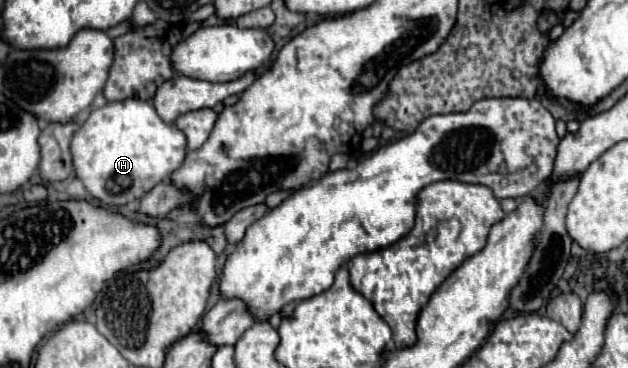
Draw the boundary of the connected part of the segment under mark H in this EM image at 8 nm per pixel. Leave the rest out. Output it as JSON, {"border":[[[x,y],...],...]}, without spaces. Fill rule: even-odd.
{"border":[[[122,100],[122,102],[108,102],[106,106],[94,110],[88,116],[88,120],[74,132],[70,150],[74,158],[76,176],[84,182],[86,190],[94,198],[98,198],[104,206],[124,206],[148,194],[150,188],[168,178],[182,164],[186,156],[186,136],[174,124],[164,122],[150,102]]]}

